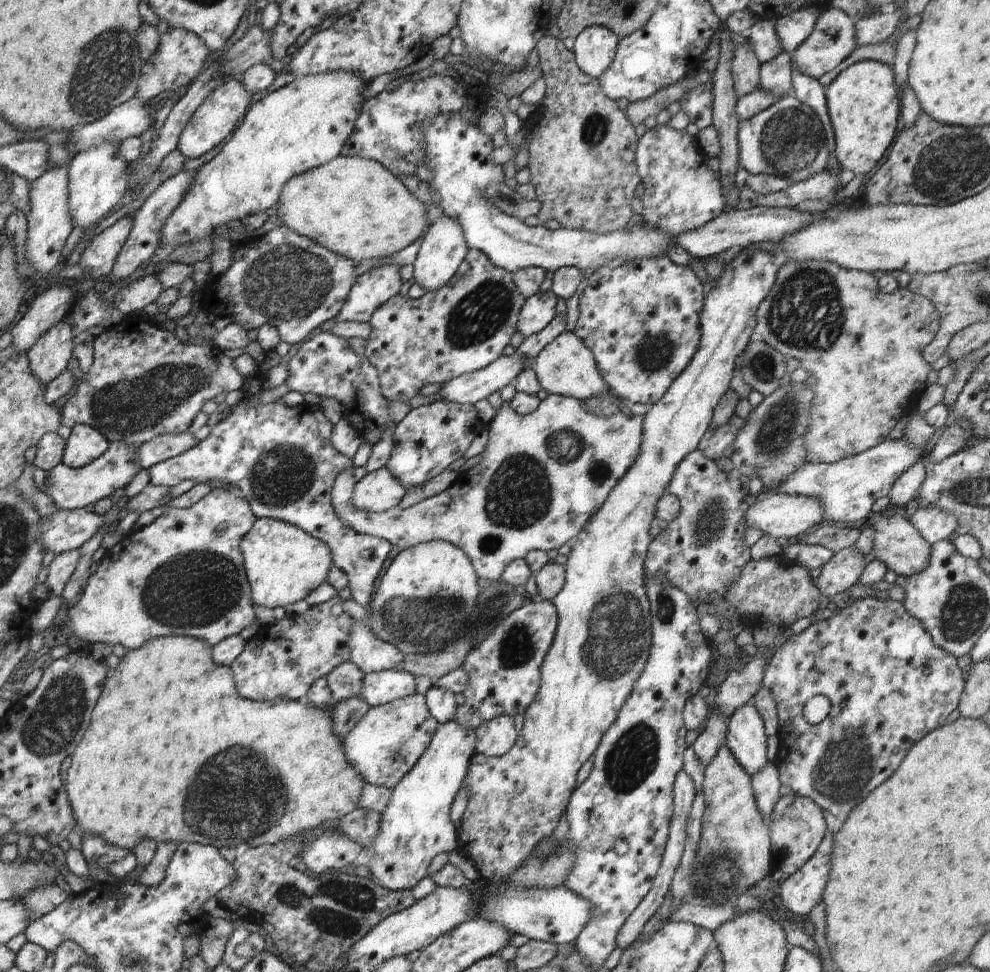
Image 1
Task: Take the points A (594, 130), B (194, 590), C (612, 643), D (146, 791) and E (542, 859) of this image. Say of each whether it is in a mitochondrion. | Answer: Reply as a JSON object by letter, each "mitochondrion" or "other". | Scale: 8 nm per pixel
{"A":"mitochondrion","B":"mitochondrion","C":"mitochondrion","D":"other","E":"mitochondrion"}

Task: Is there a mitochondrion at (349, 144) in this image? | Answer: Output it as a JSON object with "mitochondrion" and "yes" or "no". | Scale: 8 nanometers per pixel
{"mitochondrion":"no"}

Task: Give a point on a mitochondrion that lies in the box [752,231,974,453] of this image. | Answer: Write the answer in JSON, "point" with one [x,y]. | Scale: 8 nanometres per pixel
{"point":[806,311]}

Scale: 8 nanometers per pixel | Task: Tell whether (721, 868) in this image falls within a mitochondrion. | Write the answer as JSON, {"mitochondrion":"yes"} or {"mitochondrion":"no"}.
{"mitochondrion":"yes"}

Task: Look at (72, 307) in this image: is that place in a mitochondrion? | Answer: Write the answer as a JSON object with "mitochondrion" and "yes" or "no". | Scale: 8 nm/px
{"mitochondrion":"no"}

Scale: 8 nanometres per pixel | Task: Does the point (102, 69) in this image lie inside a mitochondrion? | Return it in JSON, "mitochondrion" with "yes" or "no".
{"mitochondrion":"yes"}

